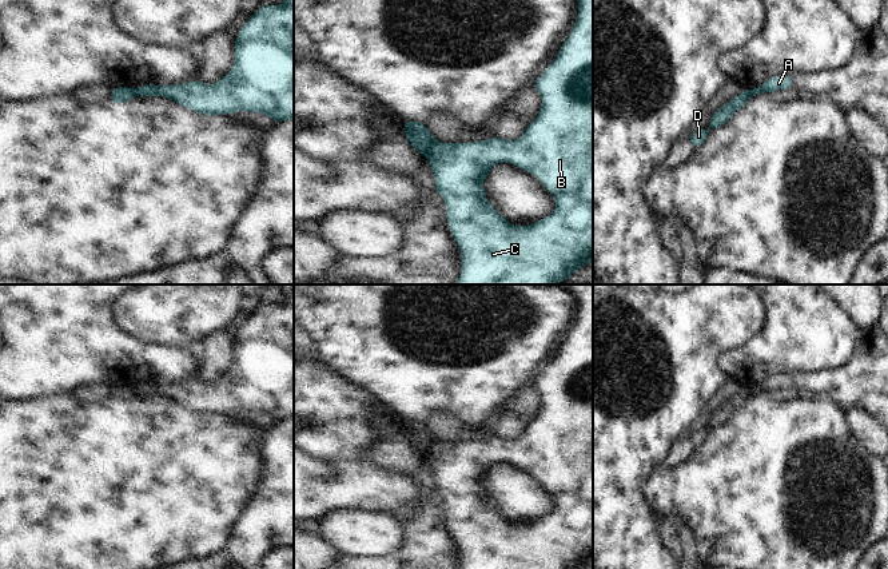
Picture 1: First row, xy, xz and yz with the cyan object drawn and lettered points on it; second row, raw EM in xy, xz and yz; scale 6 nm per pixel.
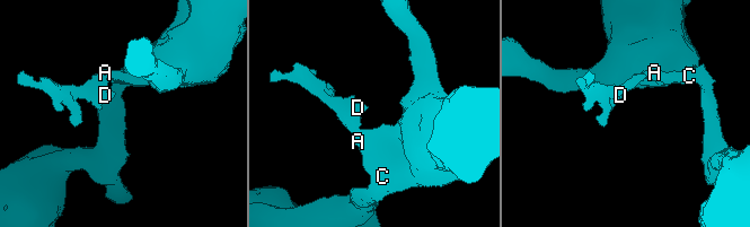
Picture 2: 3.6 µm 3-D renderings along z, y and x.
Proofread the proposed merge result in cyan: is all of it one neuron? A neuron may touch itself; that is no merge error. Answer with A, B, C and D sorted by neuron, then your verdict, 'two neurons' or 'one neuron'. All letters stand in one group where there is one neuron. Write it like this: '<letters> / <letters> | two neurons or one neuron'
A B C / D | two neurons

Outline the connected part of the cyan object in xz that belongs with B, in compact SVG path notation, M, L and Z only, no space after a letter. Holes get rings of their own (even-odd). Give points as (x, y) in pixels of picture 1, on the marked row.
M578 0L574 29L558 56L533 84L542 96L539 115L517 140L494 136L470 143L435 143L426 155L434 171L435 191L445 199L447 224L462 255L457 284L557 284L593 260L593 0ZM495 163L514 166L537 176L556 198L554 211L533 224L514 227L495 211L482 182Z

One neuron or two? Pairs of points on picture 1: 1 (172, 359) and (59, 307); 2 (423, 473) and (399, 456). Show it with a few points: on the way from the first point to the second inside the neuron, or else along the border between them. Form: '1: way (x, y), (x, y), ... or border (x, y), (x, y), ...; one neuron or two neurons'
1: way (144, 358), (102, 350), (87, 335); one neuron
2: way (418, 468), (405, 458); one neuron

